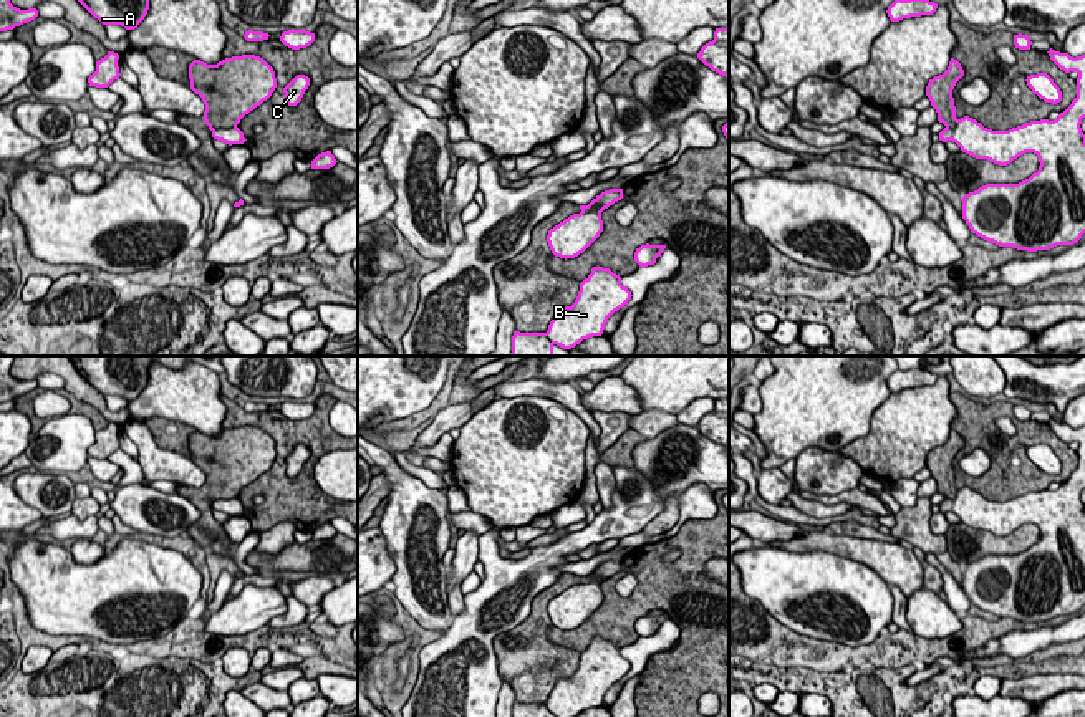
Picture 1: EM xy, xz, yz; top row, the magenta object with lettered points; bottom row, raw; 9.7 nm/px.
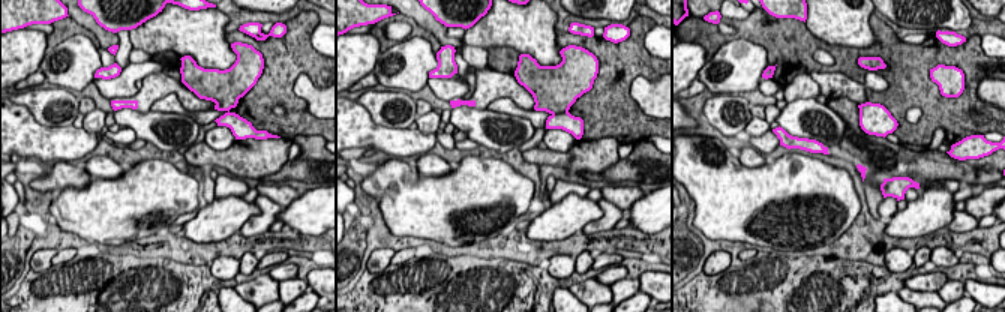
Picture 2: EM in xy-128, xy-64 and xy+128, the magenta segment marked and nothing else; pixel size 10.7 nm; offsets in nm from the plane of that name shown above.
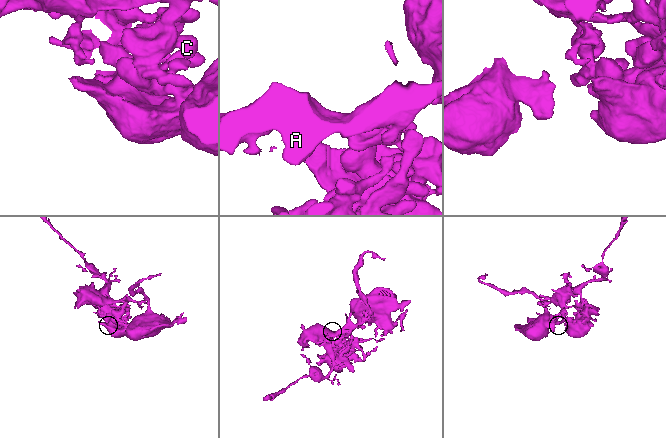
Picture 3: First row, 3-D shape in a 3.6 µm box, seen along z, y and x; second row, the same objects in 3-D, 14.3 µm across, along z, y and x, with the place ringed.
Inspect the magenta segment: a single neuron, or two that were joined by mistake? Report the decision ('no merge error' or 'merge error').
no merge error

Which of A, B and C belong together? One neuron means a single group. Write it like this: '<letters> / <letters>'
A B C

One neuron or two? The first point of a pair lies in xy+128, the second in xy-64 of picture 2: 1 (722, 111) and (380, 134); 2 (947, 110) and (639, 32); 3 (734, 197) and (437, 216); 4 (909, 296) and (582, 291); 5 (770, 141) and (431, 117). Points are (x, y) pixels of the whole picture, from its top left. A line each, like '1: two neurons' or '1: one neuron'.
1: two neurons
2: one neuron
3: one neuron
4: one neuron
5: two neurons

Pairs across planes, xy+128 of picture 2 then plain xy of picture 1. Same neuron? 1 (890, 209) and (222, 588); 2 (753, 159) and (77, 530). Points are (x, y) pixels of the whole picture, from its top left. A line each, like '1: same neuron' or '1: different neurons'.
1: same neuron
2: different neurons

